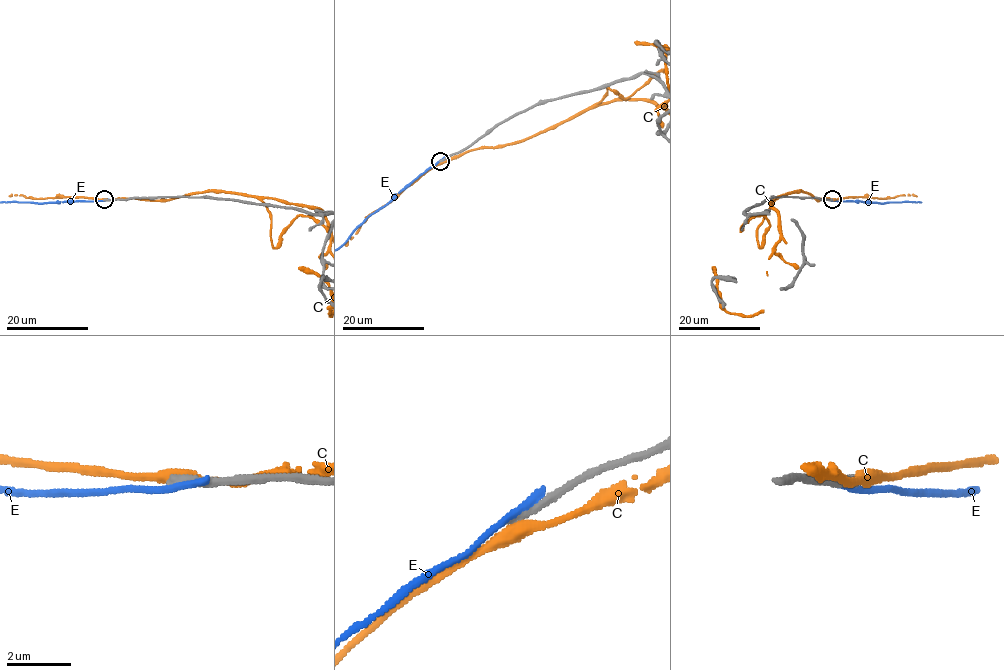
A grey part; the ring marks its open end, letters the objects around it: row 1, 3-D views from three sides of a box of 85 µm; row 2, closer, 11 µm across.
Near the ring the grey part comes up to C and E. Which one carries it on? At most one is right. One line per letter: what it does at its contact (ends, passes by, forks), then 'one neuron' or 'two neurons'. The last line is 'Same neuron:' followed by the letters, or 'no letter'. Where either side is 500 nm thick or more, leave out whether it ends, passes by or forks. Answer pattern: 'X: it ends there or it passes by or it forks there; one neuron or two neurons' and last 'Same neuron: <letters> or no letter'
C: it passes by; two neurons
E: it ends there; two neurons
Same neuron: no letter

